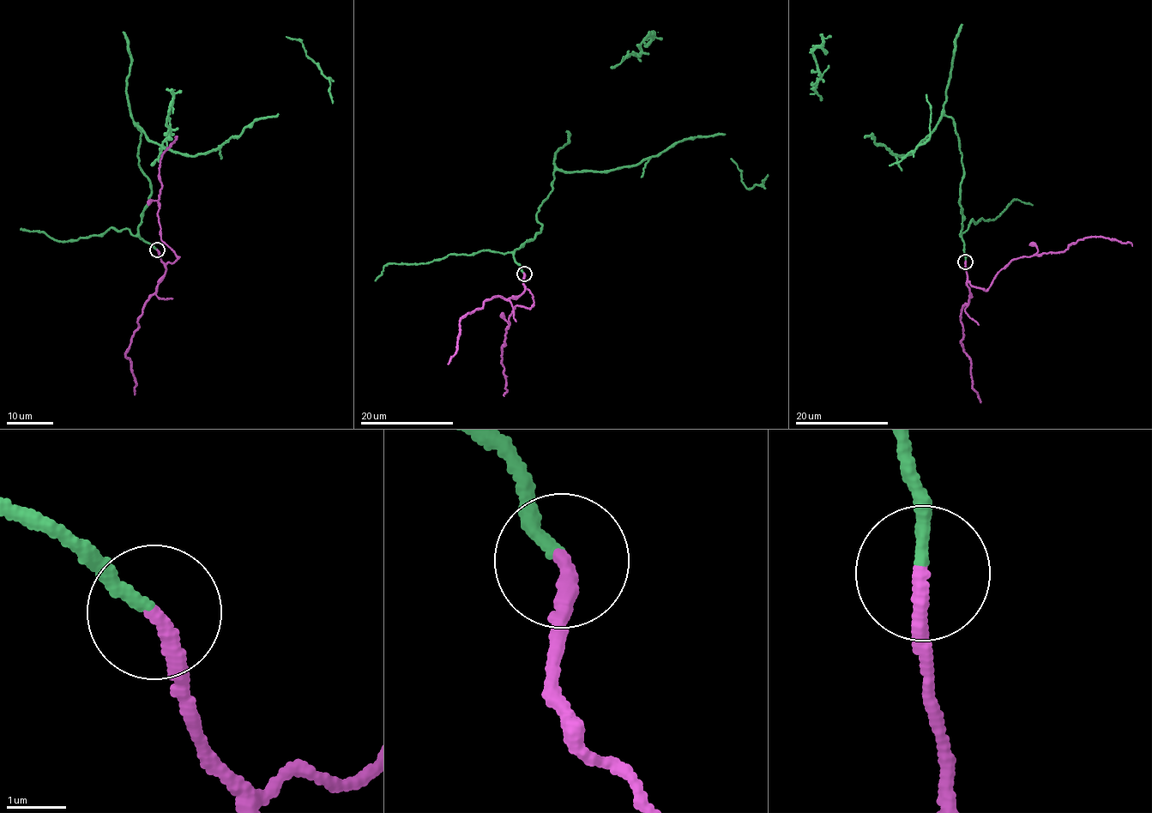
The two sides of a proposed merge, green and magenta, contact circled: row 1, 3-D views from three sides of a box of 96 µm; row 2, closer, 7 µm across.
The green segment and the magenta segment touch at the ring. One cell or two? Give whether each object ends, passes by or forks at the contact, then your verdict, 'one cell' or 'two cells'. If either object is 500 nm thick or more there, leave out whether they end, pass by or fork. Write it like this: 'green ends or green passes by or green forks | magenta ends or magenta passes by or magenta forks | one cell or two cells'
green ends | magenta ends | one cell

